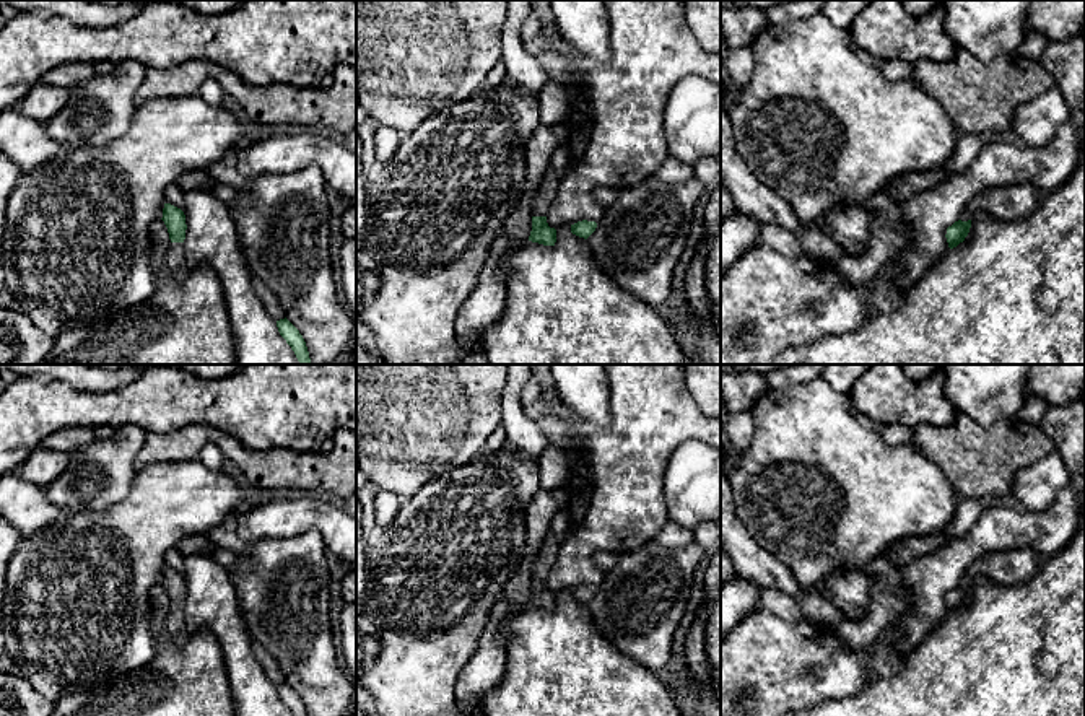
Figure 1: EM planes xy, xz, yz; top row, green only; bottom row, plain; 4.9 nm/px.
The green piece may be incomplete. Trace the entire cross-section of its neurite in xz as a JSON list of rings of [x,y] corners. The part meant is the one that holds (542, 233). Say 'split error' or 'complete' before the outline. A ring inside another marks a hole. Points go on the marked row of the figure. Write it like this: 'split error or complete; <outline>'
split error; [[[550,168],[543,174],[538,187],[529,192],[529,200],[532,207],[532,231],[529,241],[532,242],[538,242],[543,246],[555,246],[556,242],[556,229],[548,226],[547,213],[551,202],[556,197],[558,184],[560,184],[560,177]]]

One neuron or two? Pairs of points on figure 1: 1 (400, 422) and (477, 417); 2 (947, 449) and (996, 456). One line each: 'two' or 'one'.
1: one
2: one

